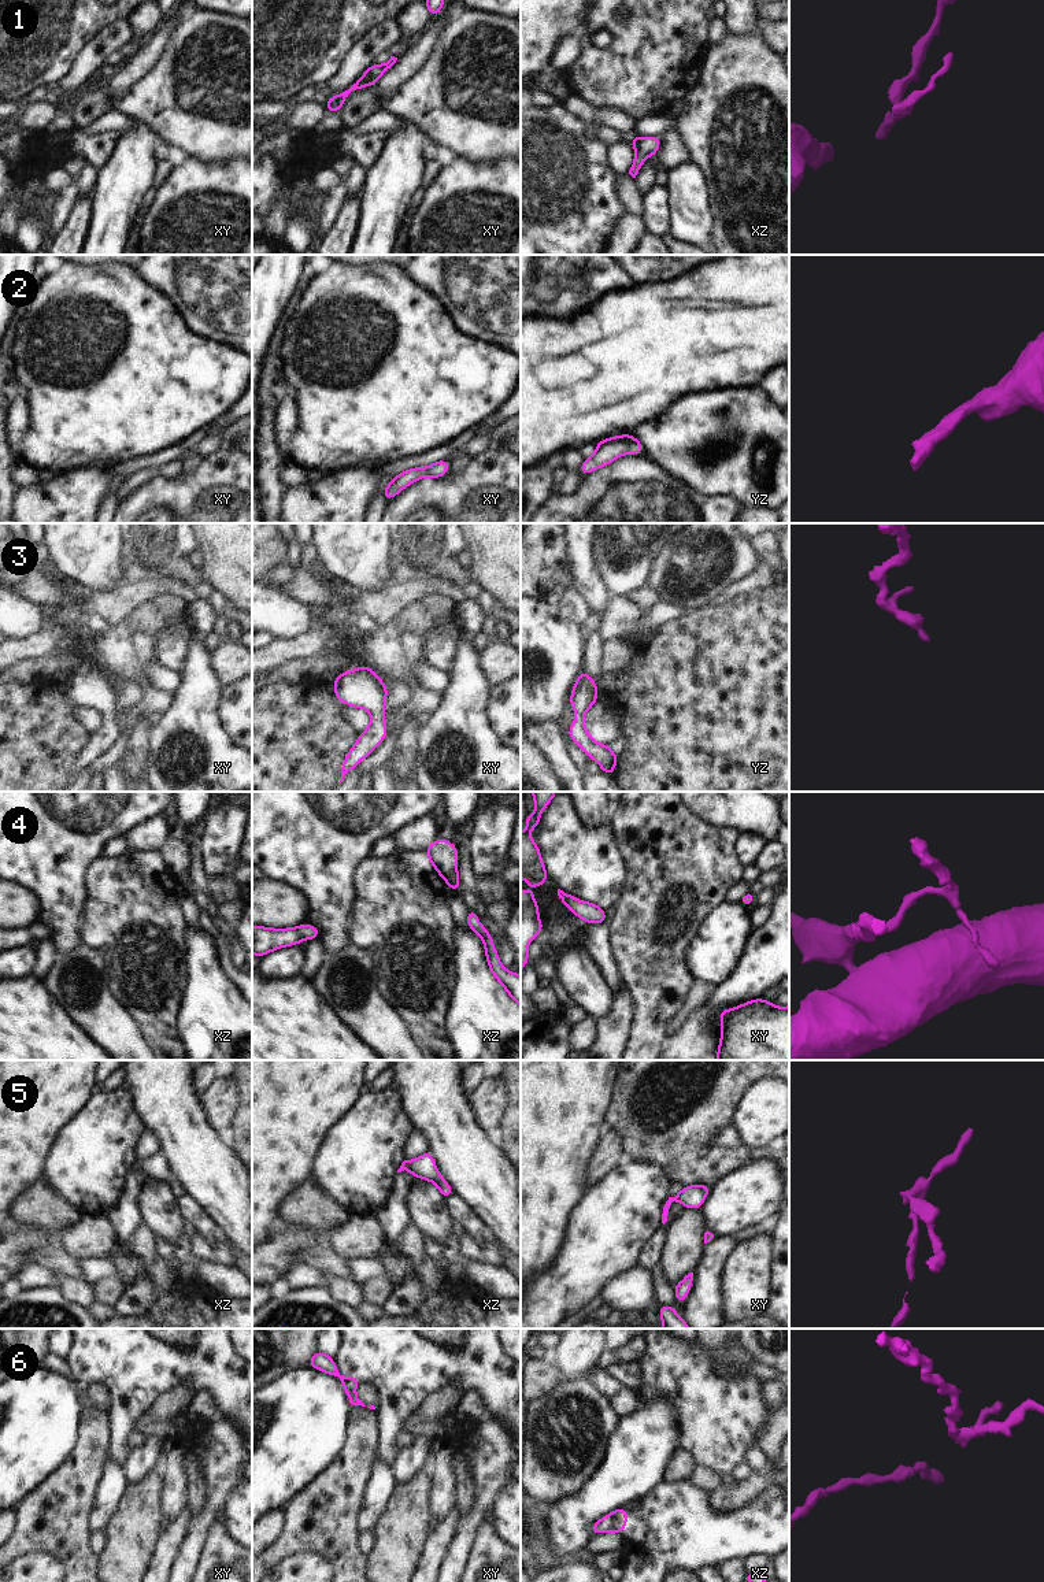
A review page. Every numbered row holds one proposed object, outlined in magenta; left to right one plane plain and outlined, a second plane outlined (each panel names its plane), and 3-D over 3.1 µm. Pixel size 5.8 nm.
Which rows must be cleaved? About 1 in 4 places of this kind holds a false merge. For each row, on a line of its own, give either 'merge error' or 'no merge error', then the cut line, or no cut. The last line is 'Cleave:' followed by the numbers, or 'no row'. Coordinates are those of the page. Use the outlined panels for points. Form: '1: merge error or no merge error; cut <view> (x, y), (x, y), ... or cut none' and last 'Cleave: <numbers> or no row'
1: no merge error; cut none
2: no merge error; cut none
3: no merge error; cut none
4: no merge error; cut none
5: no merge error; cut none
6: no merge error; cut none
Cleave: no row

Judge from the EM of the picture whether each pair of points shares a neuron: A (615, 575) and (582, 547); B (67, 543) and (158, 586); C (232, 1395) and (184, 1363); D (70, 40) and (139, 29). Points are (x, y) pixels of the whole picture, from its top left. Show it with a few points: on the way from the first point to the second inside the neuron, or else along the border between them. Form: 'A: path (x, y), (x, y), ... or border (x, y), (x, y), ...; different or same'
A: border (595, 537), (595, 558), (607, 588); different
B: border (85, 585), (108, 588), (118, 585); different
C: path (219, 1382), (204, 1367), (196, 1367); same
D: border (129, 14), (125, 17); different

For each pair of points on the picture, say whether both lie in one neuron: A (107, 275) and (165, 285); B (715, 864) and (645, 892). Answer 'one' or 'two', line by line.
A: two
B: one

